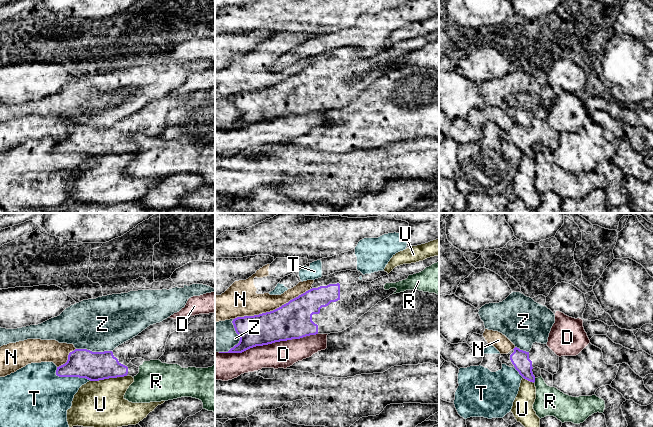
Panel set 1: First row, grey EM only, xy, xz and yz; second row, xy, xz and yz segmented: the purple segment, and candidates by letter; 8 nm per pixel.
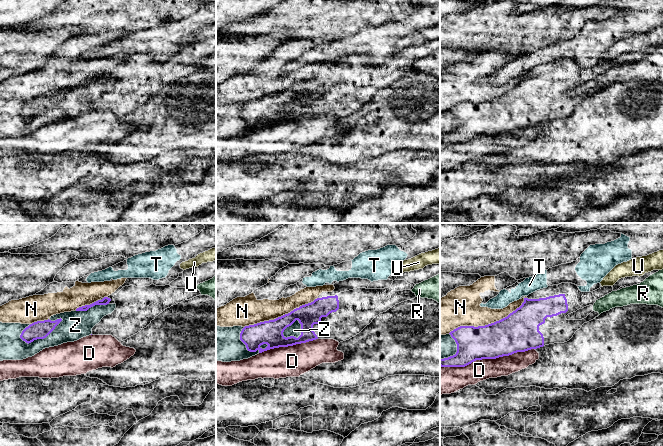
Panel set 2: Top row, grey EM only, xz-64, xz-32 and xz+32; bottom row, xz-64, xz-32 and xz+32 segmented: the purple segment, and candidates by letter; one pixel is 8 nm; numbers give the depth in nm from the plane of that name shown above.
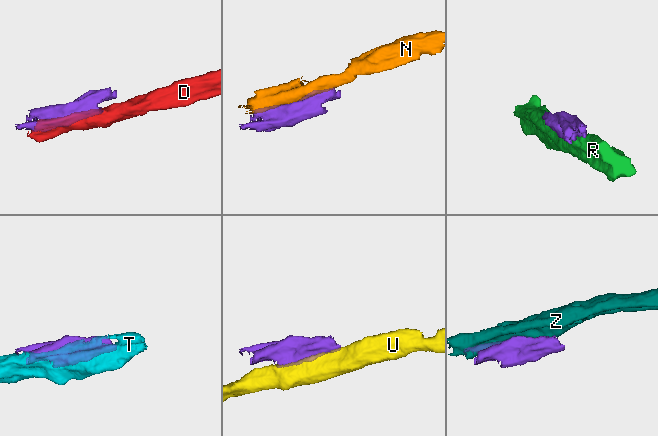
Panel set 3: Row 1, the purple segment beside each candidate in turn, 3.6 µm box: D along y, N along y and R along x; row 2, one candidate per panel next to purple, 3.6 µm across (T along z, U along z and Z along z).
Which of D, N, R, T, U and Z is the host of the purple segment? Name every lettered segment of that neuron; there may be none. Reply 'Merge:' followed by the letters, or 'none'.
Merge: none

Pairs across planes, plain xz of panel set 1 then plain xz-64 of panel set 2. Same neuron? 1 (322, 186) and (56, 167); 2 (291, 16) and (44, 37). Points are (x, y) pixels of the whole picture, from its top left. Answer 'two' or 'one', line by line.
1: one
2: two

